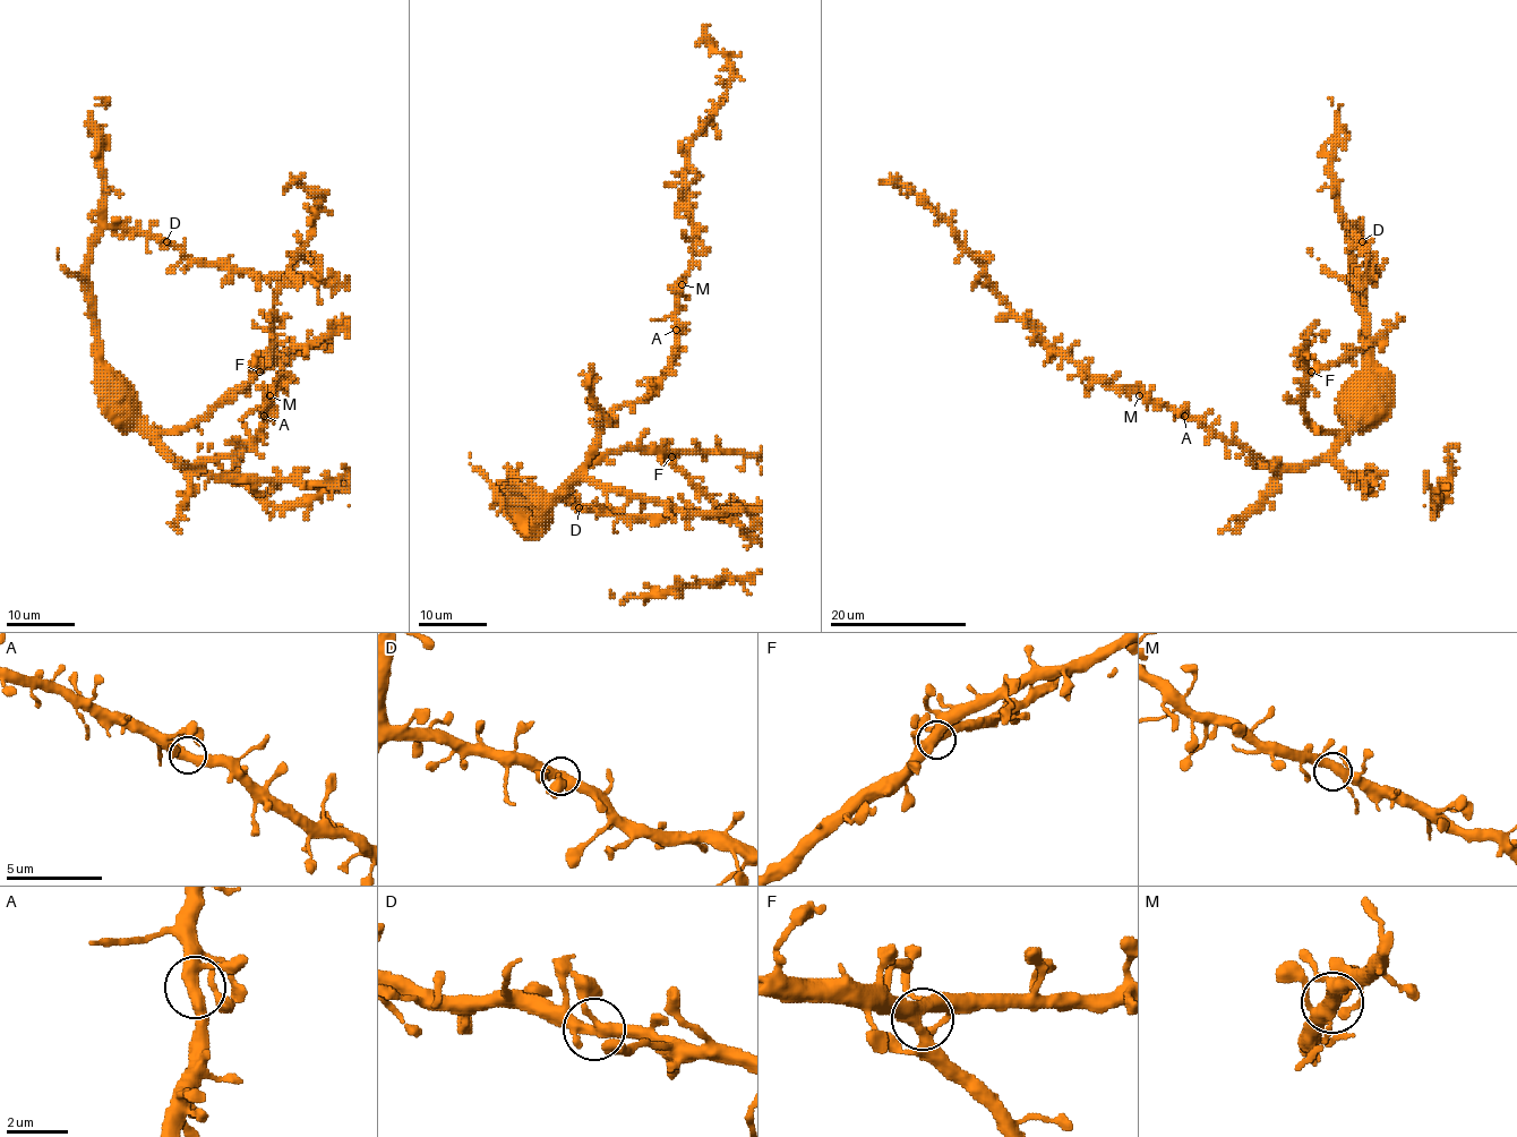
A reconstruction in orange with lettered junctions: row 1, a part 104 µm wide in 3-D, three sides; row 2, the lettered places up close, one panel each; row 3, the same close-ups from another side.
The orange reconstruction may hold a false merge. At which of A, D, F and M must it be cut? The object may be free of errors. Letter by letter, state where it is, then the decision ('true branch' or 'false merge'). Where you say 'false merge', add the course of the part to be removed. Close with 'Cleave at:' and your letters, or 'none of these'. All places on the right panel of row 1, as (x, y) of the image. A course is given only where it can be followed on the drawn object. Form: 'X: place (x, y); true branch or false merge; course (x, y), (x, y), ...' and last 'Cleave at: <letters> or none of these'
A: place (1184, 416); true branch
D: place (1362, 241); true branch
F: place (1311, 372); true branch
M: place (1139, 395); true branch
Cleave at: none of these

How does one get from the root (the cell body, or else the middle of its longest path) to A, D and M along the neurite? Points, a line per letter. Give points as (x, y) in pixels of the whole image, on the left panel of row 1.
A: (183, 467), (233, 456), (257, 435), (264, 416)
D: (183, 467), (139, 419), (129, 392), (102, 365), (86, 276), (90, 245), (106, 228), (166, 241)
M: (183, 467), (233, 456), (257, 435), (270, 395)

